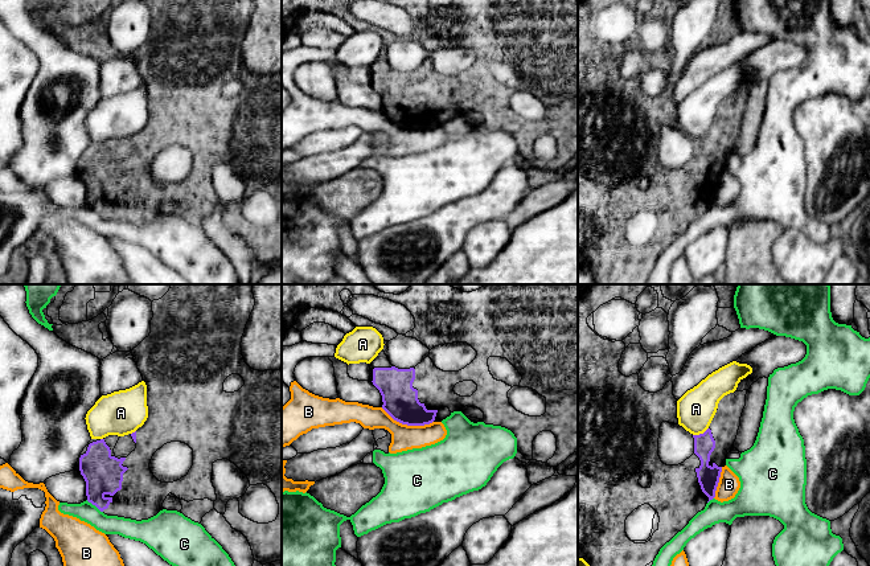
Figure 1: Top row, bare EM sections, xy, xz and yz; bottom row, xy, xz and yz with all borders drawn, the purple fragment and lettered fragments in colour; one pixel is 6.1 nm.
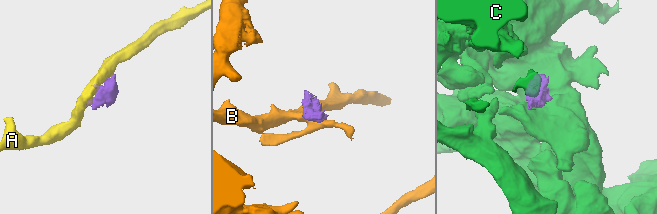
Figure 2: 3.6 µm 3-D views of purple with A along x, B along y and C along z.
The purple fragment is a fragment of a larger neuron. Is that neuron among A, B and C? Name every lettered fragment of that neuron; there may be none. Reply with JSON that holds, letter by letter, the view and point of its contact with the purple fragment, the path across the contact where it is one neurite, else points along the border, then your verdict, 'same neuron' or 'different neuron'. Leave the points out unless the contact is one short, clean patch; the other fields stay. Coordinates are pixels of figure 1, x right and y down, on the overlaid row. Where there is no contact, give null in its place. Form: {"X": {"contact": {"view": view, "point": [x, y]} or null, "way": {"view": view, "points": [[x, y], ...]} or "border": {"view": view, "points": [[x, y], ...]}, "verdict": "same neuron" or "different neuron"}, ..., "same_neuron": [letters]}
{"A": {"contact": {"view": "yz", "point": [700, 434]}, "verdict": "different neuron"}, "B": {"contact": {"view": "xz", "point": [407, 425]}, "border": {"view": "xz", "points": [[381, 407], [402, 423], [429, 425], [433, 422]]}, "verdict": "different neuron"}, "C": {"contact": {"view": "xy", "point": [94, 504]}, "border": {"view": "xy", "points": [[86, 500], [102, 512]]}, "verdict": "different neuron"}, "same_neuron": []}

